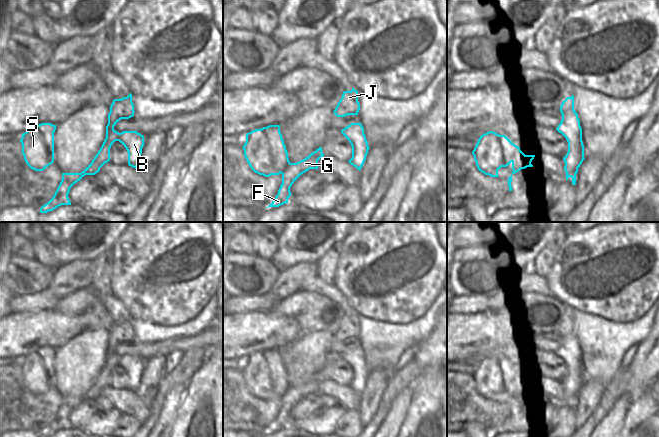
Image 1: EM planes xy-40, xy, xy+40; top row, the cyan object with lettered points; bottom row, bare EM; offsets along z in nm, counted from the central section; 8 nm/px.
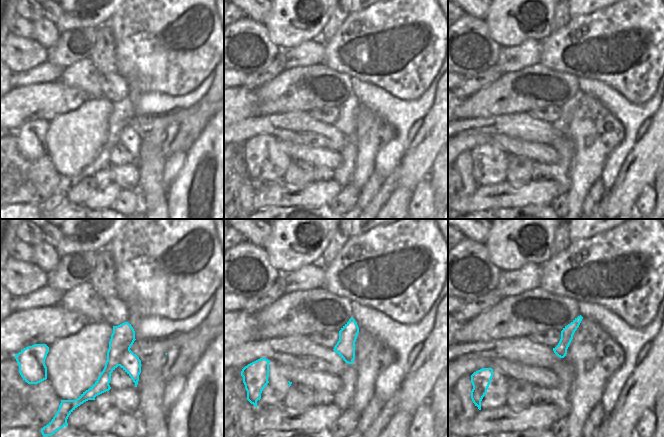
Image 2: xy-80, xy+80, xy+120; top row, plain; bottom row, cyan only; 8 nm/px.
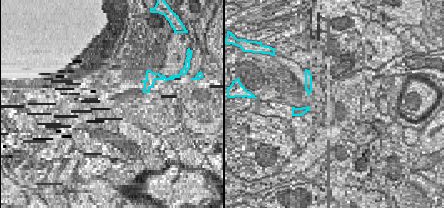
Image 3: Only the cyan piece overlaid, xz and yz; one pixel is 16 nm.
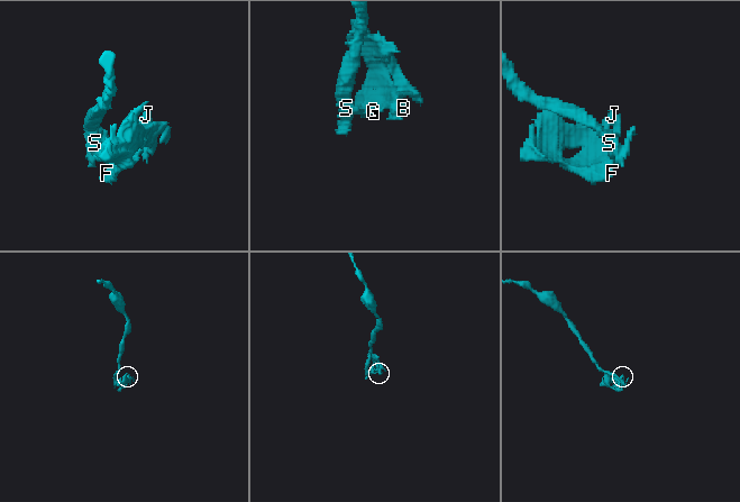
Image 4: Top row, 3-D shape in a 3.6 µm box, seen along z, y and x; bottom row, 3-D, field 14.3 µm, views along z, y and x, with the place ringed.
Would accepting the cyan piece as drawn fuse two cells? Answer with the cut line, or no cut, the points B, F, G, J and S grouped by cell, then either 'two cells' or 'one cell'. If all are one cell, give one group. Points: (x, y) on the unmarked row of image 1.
xy (265, 351), (265, 357), (271, 370), (273, 389), (279, 397) | B F G J / S | two cells

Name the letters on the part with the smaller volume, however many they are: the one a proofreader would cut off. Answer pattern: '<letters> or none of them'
B, F, G, J

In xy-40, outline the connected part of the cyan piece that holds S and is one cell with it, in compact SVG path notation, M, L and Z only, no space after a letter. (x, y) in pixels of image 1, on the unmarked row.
M41 347L22 358L20 364L22 368L22 378L26 388L35 395L43 395L52 388L50 376L44 362L43 351L46 347Z

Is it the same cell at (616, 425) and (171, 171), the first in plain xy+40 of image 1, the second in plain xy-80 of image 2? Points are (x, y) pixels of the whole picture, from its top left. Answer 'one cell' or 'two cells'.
one cell

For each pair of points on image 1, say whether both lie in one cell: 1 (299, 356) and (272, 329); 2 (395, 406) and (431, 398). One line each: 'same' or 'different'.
1: different
2: different

